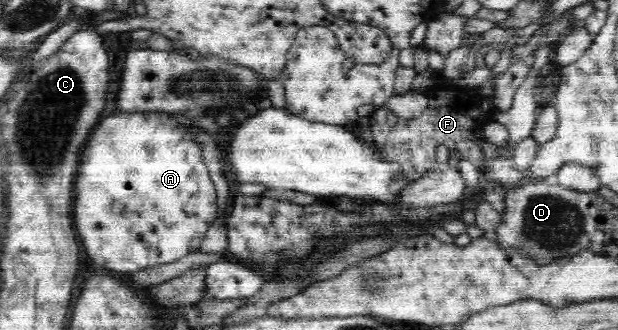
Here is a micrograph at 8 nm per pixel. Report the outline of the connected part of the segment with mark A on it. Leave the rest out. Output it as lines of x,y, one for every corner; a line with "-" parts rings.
137,112
123,113
119,115
109,115
103,125
97,131
95,137
95,145
93,151
89,155
81,157
81,165
79,165
79,177
77,177
77,199
75,199
75,229
81,237
81,243
85,247
85,251
89,253
89,257
101,265
101,269
111,269
111,271
136,272
139,269
161,265
162,263
171,263
185,257
188,253
199,250
199,247
207,233
207,229
211,222
217,219
217,197
215,184
207,175
207,167
201,159
202,151
199,143
193,143
191,137
185,133
185,127
191,125
189,119
185,119
185,115
171,115
165,112

